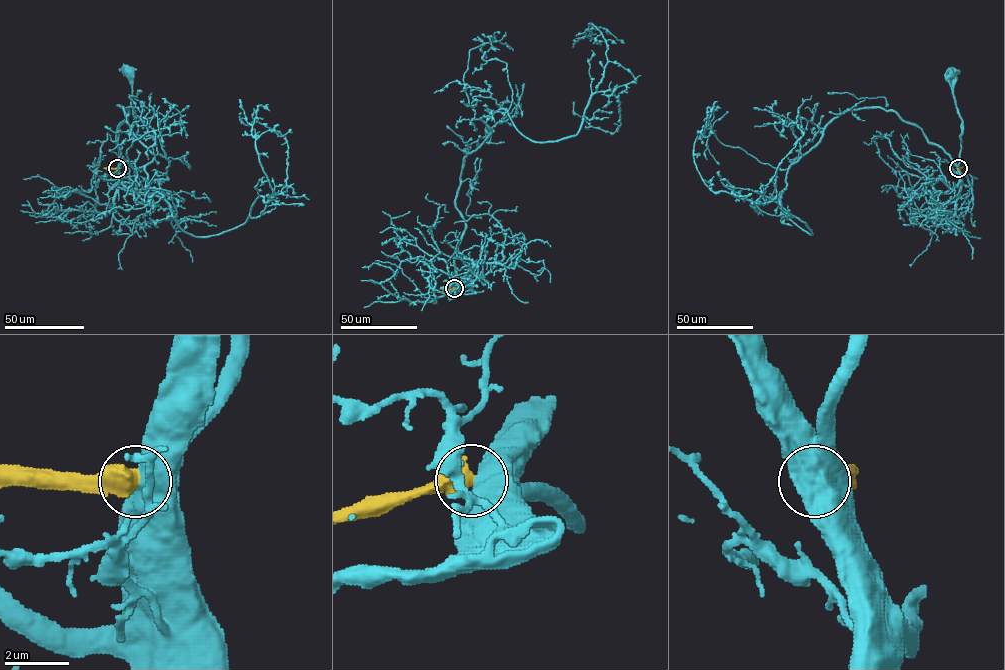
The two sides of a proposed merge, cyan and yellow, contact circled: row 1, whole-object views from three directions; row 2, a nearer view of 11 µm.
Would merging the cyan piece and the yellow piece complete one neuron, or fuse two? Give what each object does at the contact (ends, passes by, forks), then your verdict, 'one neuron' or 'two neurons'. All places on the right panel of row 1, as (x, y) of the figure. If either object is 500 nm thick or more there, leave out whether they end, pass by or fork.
two neurons

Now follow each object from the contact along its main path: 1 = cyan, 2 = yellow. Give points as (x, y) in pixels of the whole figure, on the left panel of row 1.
1: (117, 168), (122, 161), (121, 144), (138, 131), (131, 105), (129, 72)
2: (117, 168), (97, 166)

